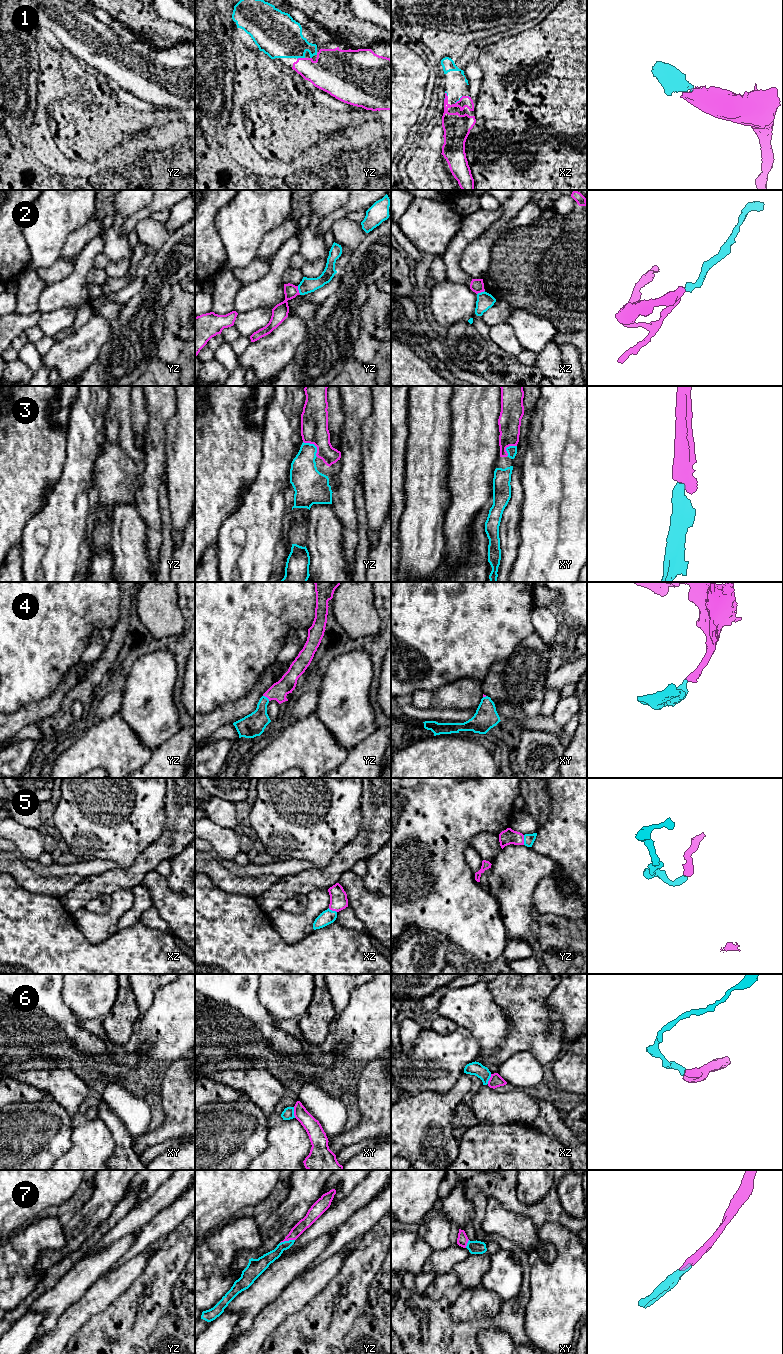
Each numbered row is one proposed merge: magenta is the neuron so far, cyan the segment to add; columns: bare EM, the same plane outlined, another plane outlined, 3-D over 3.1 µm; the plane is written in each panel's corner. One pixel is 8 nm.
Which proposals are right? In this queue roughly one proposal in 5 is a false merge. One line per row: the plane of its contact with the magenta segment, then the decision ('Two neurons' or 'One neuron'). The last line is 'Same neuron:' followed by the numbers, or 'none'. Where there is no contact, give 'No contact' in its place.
1: Touches magenta in yz. One neuron
2: Touches magenta in yz. Two neurons
3: Touches magenta in yz. One neuron
4: Touches magenta in yz. One neuron
5: Touches magenta in yz. One neuron
6: Touches magenta in xy. Two neurons
7: Touches magenta in yz. One neuron
Same neuron: 1, 3, 4, 5, 7

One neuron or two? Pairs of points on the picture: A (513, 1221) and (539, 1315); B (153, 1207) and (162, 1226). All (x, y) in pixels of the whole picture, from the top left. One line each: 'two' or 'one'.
A: two
B: two

